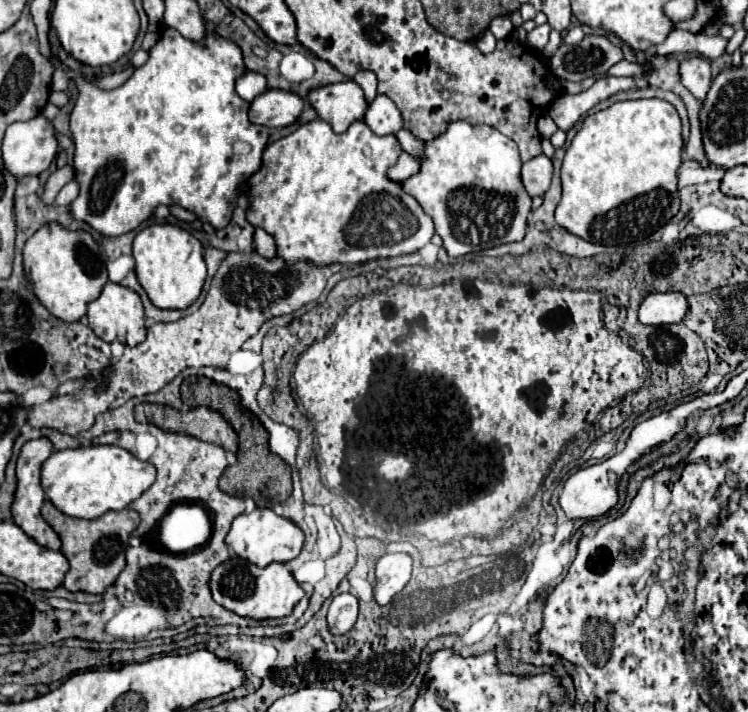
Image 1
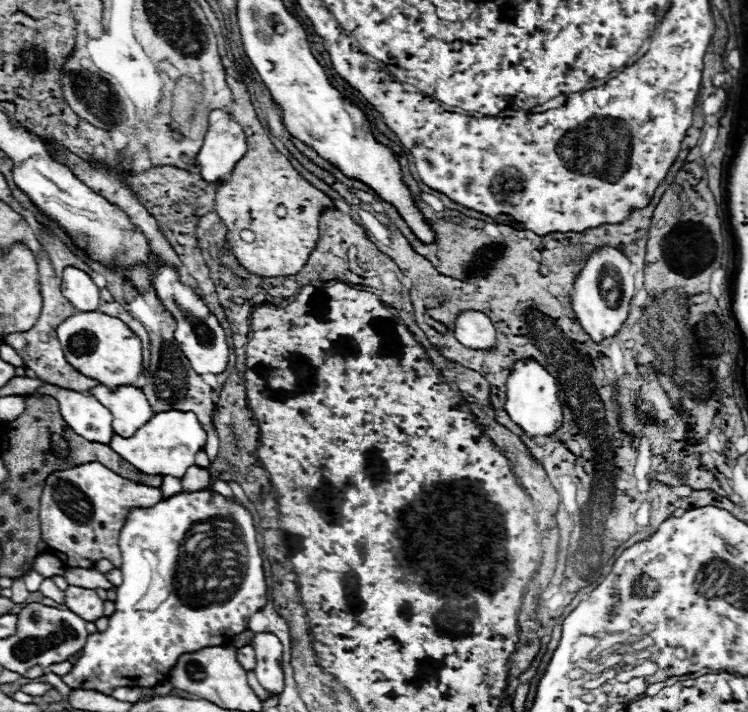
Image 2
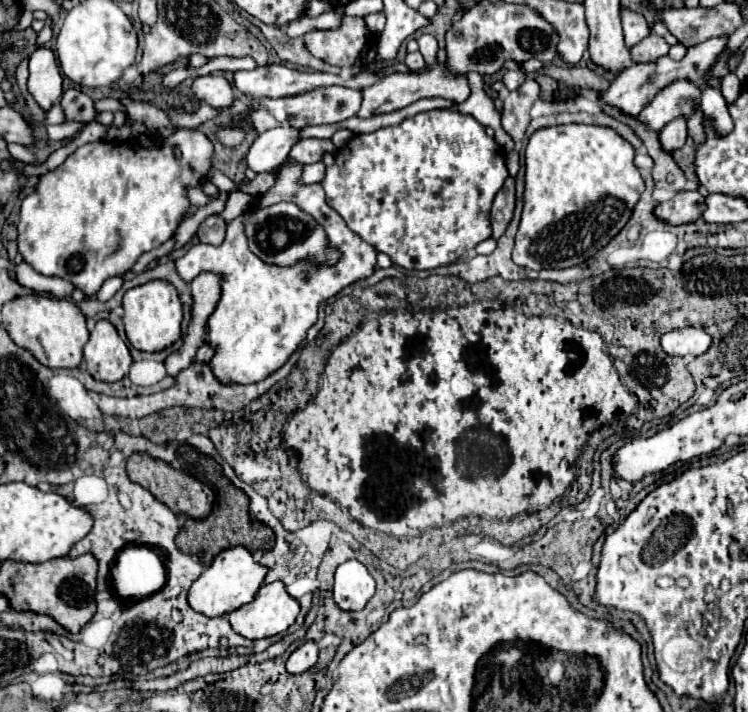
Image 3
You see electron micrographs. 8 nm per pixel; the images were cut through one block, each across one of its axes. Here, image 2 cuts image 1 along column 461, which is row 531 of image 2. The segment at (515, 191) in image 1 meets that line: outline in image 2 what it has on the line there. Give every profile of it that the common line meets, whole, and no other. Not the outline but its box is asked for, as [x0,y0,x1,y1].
[60,492,268,696]

